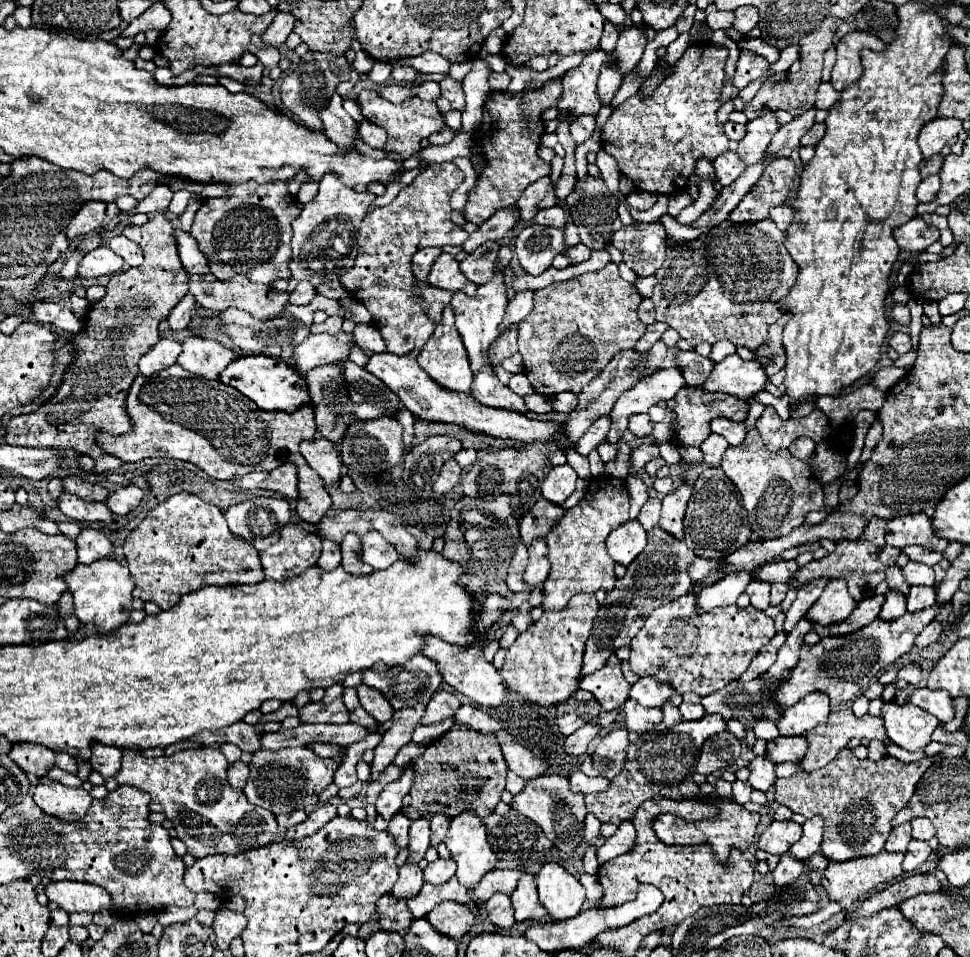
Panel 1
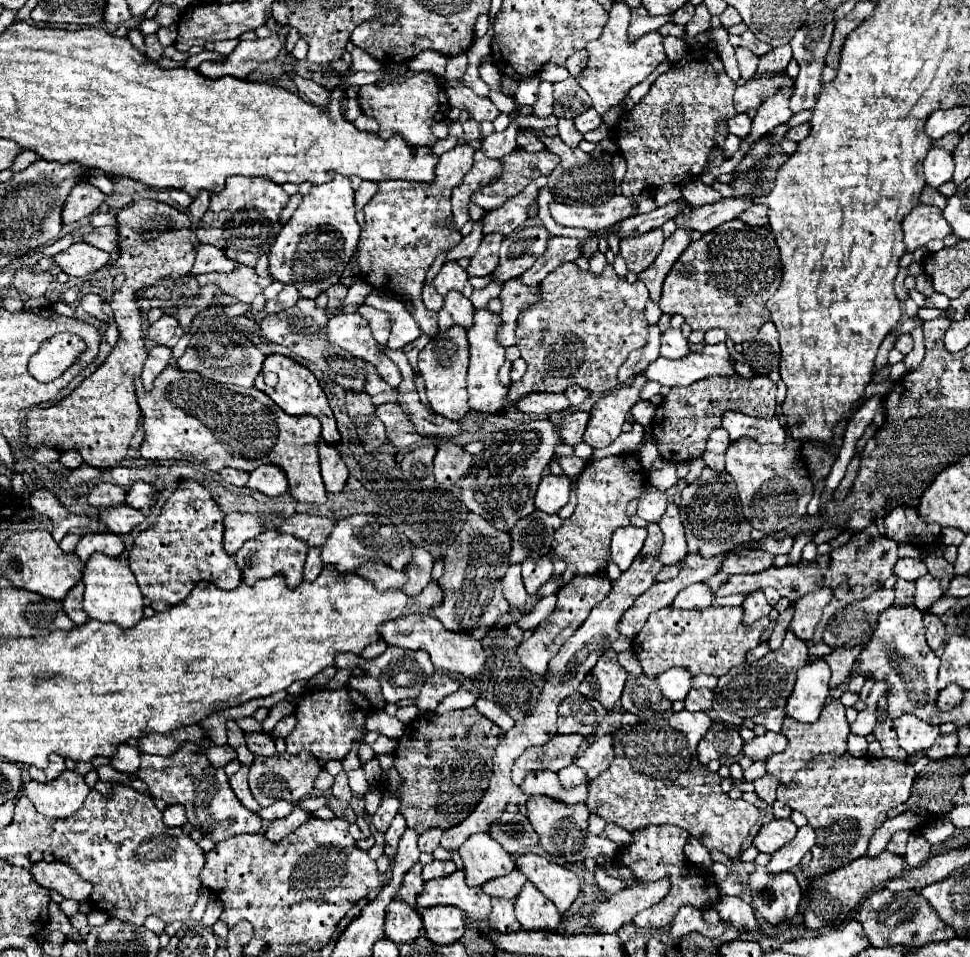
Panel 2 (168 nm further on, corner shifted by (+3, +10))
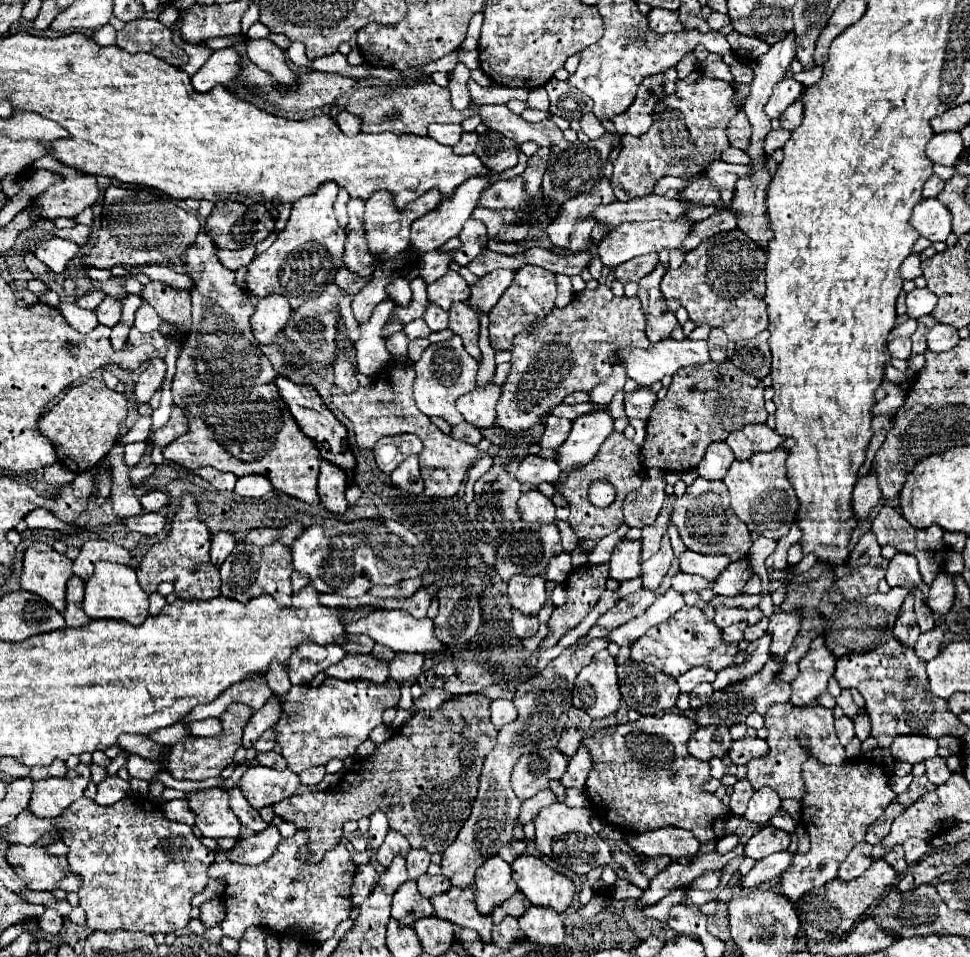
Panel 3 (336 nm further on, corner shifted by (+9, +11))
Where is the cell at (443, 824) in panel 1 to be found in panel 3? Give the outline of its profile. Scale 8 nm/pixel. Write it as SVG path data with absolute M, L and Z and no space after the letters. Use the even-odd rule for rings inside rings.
M410 850L408 858L406 858L406 868L408 868L408 878L410 880L418 880L422 874L426 874L430 864L430 854L428 852L418 852L418 850Z

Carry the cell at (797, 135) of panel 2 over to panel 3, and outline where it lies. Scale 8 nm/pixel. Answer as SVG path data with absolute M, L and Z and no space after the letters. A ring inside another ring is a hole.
M780 128L780 130L772 130L772 132L766 136L766 140L764 140L764 152L770 156L774 150L782 148L788 138L790 138L790 132L786 132L786 130L782 130L782 128Z

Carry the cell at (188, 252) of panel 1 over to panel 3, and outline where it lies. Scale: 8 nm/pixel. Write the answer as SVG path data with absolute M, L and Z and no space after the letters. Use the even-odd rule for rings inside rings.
M242 248L242 250L218 250L218 258L230 270L238 270L248 266L256 258L256 248Z

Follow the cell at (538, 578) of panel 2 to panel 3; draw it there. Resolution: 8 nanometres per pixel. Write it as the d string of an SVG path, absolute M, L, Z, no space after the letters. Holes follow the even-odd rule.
M514 576L508 582L508 598L512 602L512 608L522 612L524 616L538 616L538 612L546 604L546 588L544 578L534 576Z

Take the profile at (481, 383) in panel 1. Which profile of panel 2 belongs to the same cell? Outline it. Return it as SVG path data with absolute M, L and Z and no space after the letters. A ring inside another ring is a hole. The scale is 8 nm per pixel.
M528 393L528 395L520 397L518 401L514 401L512 407L518 411L524 411L524 413L548 415L548 413L556 413L556 411L570 407L570 403L564 395L556 395L556 393Z

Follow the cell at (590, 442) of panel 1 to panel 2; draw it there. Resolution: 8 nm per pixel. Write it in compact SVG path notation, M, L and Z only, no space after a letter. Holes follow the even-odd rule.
M574 411L574 413L566 415L560 421L560 435L562 435L564 443L568 443L568 445L582 443L582 435L586 431L588 421L590 421L590 413L588 411Z

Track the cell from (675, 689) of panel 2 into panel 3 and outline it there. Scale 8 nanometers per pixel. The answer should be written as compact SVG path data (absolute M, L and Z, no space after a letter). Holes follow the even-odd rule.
M698 666L698 668L692 668L690 672L678 676L678 686L682 692L692 692L694 686L702 684L702 682L714 682L716 678L716 672L706 668L706 666Z

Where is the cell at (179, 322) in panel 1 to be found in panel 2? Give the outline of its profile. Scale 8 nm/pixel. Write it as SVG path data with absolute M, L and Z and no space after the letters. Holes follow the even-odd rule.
M162 315L156 323L152 323L150 331L148 331L148 337L158 341L160 345L166 345L174 333L176 333L176 327L178 327L178 319L172 317L172 315Z

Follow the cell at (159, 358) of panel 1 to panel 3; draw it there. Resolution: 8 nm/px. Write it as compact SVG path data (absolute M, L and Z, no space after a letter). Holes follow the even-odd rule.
M154 358L154 360L144 368L144 372L140 374L140 378L138 378L136 386L134 386L136 402L140 402L140 404L150 402L152 394L160 388L164 376L166 376L166 364L164 364L164 360Z

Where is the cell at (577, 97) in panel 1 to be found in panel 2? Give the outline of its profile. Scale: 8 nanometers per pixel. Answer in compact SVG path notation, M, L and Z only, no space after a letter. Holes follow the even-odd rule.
M568 77L560 83L554 83L554 115L574 119L590 107L588 93L580 87L576 77Z

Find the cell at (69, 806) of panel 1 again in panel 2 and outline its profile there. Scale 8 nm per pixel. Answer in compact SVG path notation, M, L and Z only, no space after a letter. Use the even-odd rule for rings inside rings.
M64 771L56 781L36 783L30 781L22 787L34 807L48 817L70 817L76 813L90 793L84 777L76 771Z

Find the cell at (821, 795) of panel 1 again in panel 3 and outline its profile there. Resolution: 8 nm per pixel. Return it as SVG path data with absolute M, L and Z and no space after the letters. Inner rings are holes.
M812 756L806 760L804 764L804 784L806 784L806 800L802 800L802 824L804 828L808 830L808 836L812 840L812 846L806 854L798 856L798 858L792 858L792 864L786 872L782 872L780 876L780 894L786 896L790 902L798 902L810 888L818 888L818 886L824 886L826 882L834 880L836 874L838 874L838 864L842 864L842 860L848 856L848 852L858 844L858 842L864 842L864 836L866 836L866 830L872 822L876 822L882 812L886 810L886 806L896 798L896 794L892 792L890 788L890 782L888 782L888 776L886 776L886 770L880 762L876 760L846 760L842 764L836 764L836 766L824 766L824 764L818 764L818 760L814 760Z

